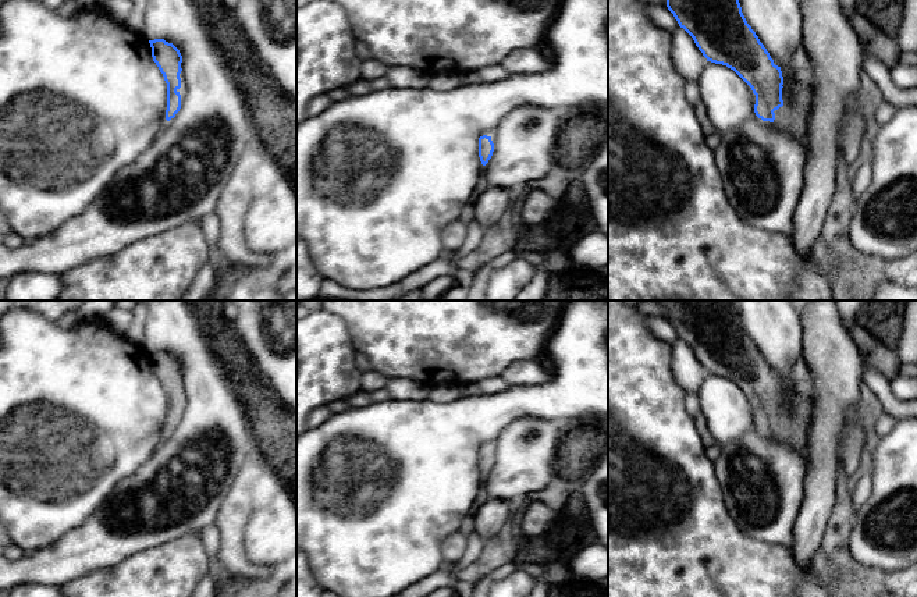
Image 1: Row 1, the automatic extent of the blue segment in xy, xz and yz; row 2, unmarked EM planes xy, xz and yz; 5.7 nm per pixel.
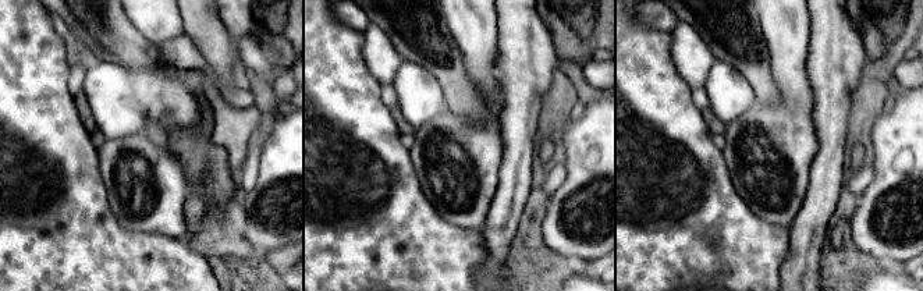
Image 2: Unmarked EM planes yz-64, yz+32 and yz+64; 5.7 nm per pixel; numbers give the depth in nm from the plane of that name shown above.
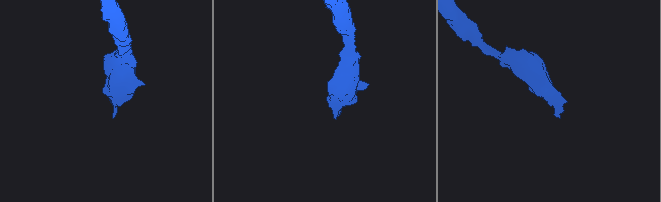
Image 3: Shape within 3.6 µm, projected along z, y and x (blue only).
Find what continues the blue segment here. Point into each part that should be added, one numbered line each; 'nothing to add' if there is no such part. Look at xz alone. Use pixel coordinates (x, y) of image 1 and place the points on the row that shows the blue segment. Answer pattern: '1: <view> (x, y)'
nothing to add

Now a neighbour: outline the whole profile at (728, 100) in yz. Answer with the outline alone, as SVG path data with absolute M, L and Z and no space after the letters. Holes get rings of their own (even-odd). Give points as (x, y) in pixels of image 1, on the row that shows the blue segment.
M707 61L697 82L707 116L719 135L756 116L756 95L726 65Z

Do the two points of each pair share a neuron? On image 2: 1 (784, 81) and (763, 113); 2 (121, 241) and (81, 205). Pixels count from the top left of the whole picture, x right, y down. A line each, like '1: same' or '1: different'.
1: same
2: same

